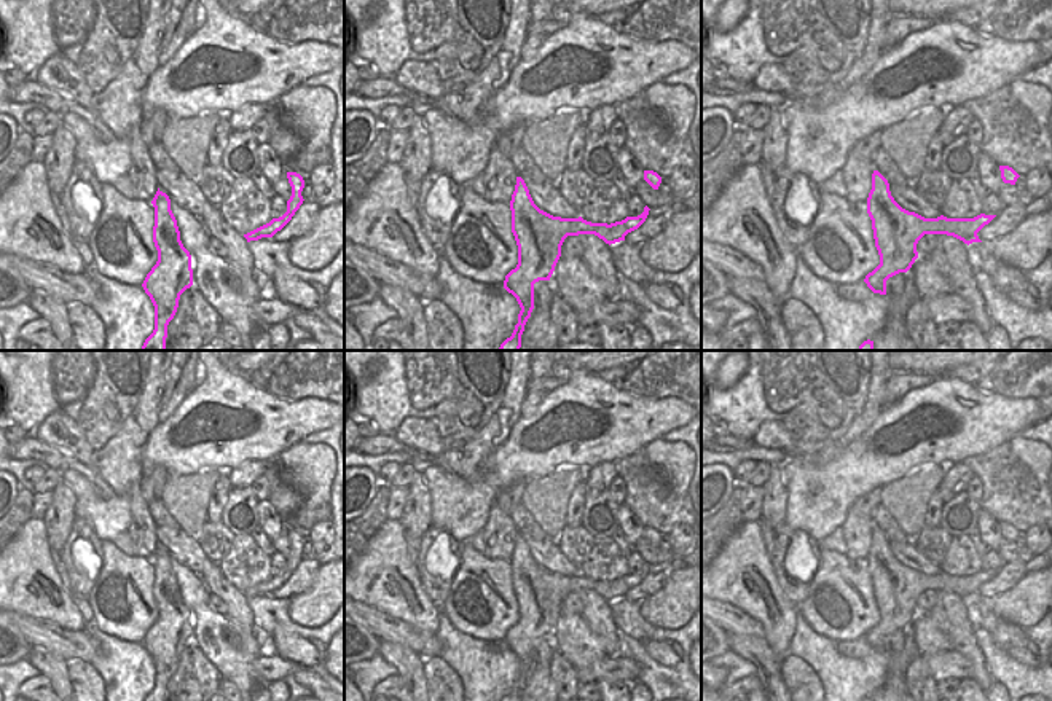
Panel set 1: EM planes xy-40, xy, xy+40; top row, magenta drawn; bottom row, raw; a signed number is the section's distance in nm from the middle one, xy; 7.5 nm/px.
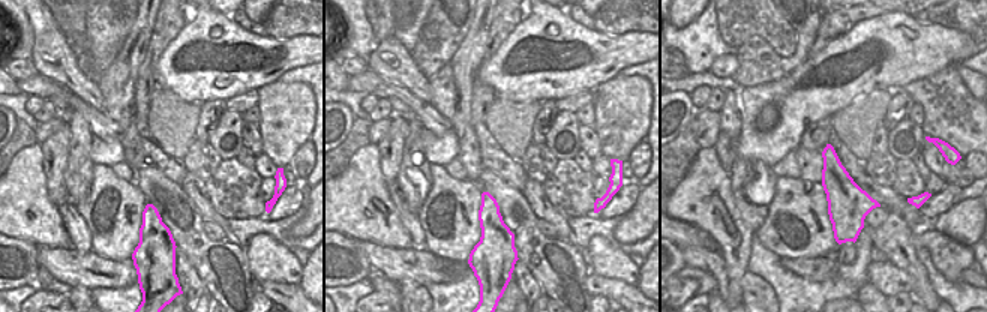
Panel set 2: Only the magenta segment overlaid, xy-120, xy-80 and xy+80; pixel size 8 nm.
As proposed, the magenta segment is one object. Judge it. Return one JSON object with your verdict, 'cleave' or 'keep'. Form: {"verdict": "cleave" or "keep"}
{"verdict": "keep"}

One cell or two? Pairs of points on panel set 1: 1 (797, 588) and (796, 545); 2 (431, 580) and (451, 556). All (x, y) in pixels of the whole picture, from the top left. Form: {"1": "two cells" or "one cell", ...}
{"1": "one cell", "2": "one cell"}

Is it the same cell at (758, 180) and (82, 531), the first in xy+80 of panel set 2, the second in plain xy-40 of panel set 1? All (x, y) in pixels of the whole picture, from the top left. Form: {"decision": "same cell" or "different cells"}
{"decision": "same cell"}

